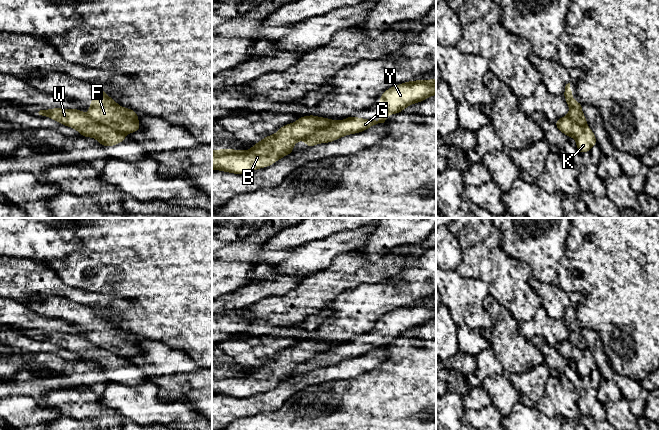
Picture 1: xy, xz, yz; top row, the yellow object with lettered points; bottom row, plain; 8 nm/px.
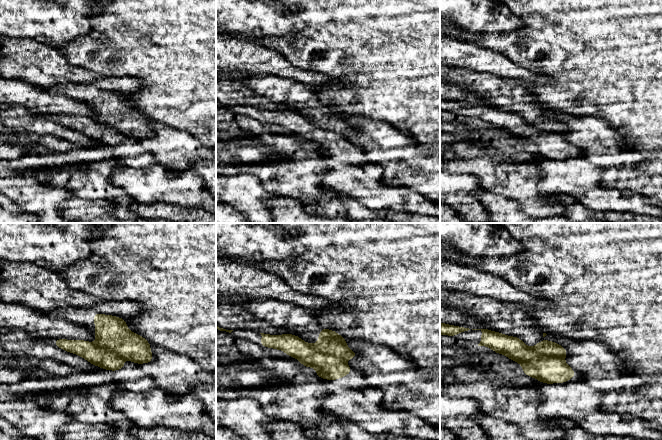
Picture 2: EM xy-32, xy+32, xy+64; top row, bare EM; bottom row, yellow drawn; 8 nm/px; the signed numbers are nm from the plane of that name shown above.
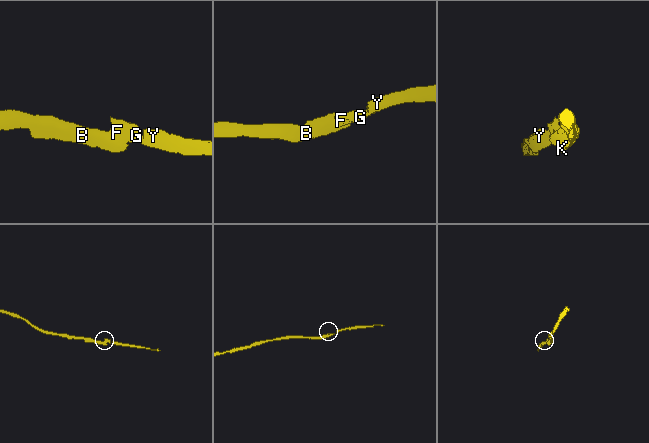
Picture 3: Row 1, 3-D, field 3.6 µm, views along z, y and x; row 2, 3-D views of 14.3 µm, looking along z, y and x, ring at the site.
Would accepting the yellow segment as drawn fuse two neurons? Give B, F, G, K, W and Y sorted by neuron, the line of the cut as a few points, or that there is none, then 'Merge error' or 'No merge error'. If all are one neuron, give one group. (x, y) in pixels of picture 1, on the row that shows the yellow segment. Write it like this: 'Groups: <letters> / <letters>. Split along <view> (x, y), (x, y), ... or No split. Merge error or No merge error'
Groups: B K W / F G Y. Split along xy (87, 115), (93, 120), (123, 133). Merge error

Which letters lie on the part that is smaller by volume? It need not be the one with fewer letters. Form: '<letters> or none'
F, G, Y

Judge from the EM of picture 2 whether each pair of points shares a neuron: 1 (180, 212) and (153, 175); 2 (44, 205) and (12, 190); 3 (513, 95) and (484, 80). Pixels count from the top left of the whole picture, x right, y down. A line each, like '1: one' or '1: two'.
1: two
2: one
3: one

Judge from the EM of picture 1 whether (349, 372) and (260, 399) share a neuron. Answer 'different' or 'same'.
same

